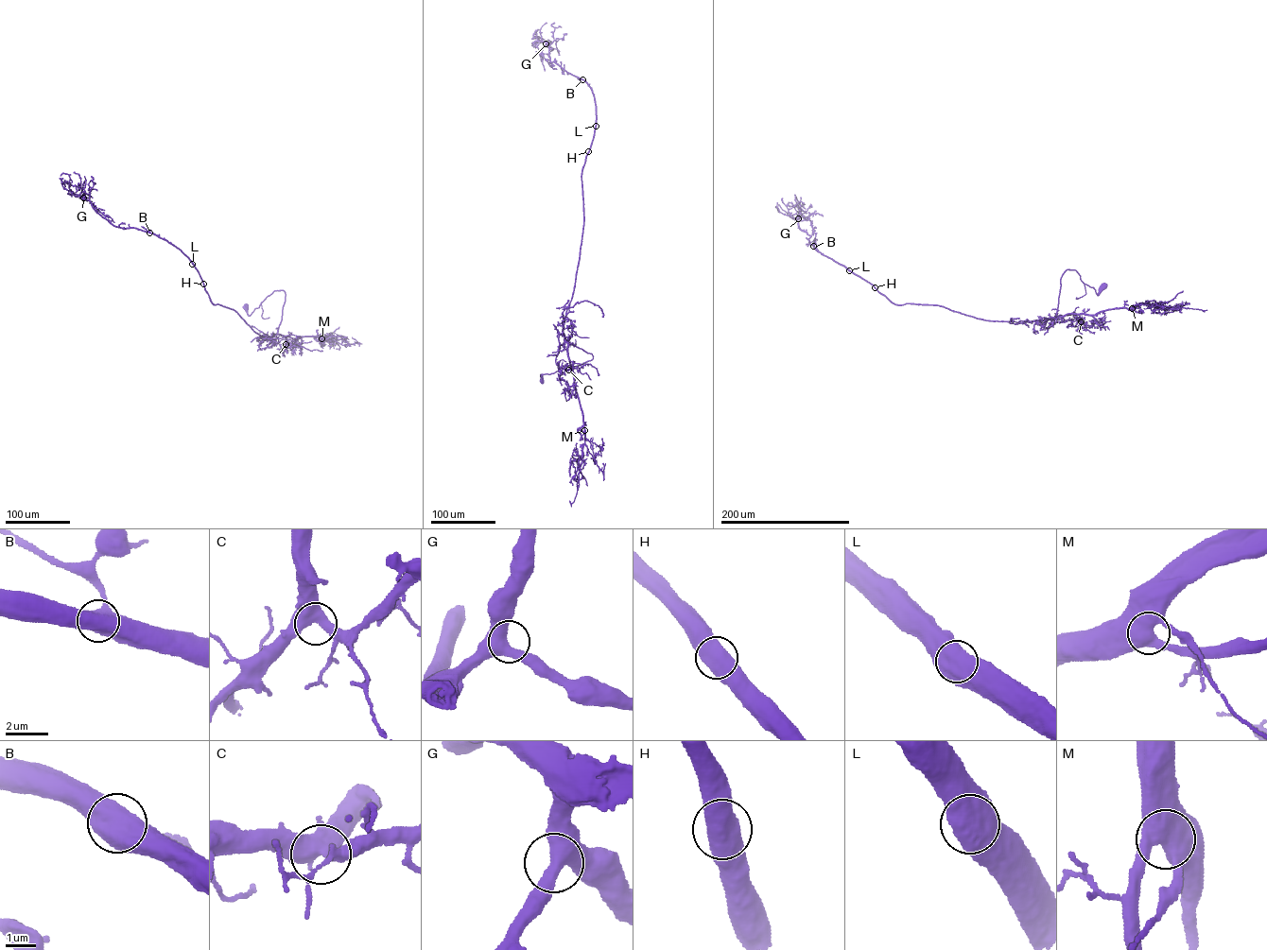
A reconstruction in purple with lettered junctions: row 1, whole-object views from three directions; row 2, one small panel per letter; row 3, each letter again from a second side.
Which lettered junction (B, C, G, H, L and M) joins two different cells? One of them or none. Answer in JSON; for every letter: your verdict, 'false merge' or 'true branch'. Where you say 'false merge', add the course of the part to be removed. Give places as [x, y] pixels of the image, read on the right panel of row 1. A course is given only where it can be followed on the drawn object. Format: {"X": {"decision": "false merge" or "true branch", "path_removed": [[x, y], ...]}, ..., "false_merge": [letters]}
{"B": {"decision": "true branch"}, "C": {"decision": "true branch"}, "G": {"decision": "true branch"}, "H": {"decision": "true branch"}, "L": {"decision": "true branch"}, "M": {"decision": "true branch"}, "false_merge": []}

